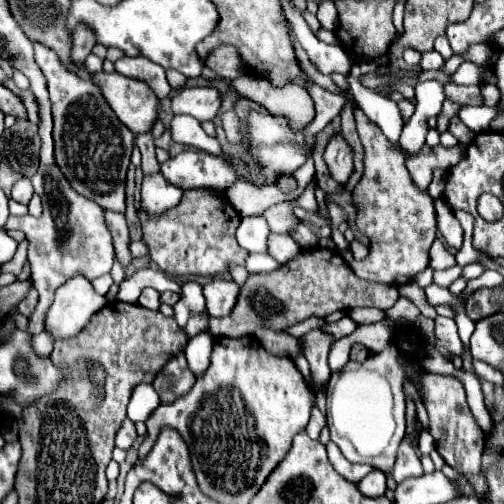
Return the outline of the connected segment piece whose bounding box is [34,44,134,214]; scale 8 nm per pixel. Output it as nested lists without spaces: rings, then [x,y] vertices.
[[[34,44],[34,60],[44,74],[50,92],[56,166],[64,172],[66,180],[80,196],[88,196],[104,210],[124,214],[126,172],[134,150],[134,134],[116,118],[100,88],[90,80],[82,80],[68,72],[50,48]]]

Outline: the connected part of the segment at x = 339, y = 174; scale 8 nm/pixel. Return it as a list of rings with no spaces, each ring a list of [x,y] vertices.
[[[342,134],[330,136],[326,152],[324,152],[324,160],[328,164],[330,176],[344,186],[348,182],[352,170],[354,170],[354,150],[344,140]]]

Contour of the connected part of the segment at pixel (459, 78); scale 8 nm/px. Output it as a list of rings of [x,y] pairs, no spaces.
[[[464,62],[454,74],[452,74],[452,82],[454,84],[480,84],[480,72],[484,72],[484,68],[478,68],[474,64]]]

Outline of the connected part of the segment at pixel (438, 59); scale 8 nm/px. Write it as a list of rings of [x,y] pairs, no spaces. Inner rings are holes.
[[[436,50],[422,54],[422,62],[420,62],[422,70],[440,70],[442,66],[444,66],[444,58]]]

